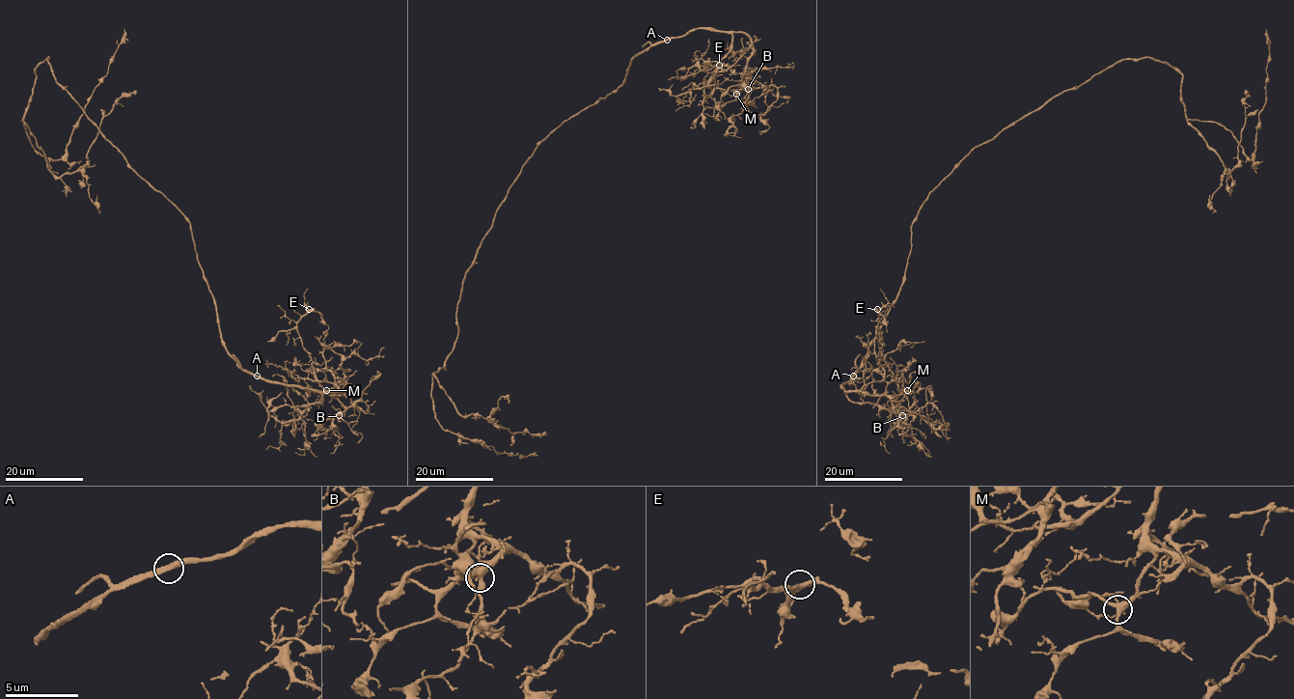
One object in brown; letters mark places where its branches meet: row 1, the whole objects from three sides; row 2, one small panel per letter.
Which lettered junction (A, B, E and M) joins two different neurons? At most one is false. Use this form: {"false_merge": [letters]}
{"false_merge": []}

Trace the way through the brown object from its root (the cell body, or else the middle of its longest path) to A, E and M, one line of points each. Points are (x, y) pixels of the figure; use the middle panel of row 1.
A: (525, 162), (536, 148), (564, 121), (616, 91), (623, 83), (630, 63), (637, 55), (654, 43), (667, 40)
E: (525, 162), (616, 91), (652, 44), (698, 28), (744, 32), (751, 47), (725, 71), (706, 65), (719, 65)
M: (525, 162), (564, 121), (616, 91), (637, 55), (698, 28), (744, 32), (750, 38), (746, 81), (736, 94)

